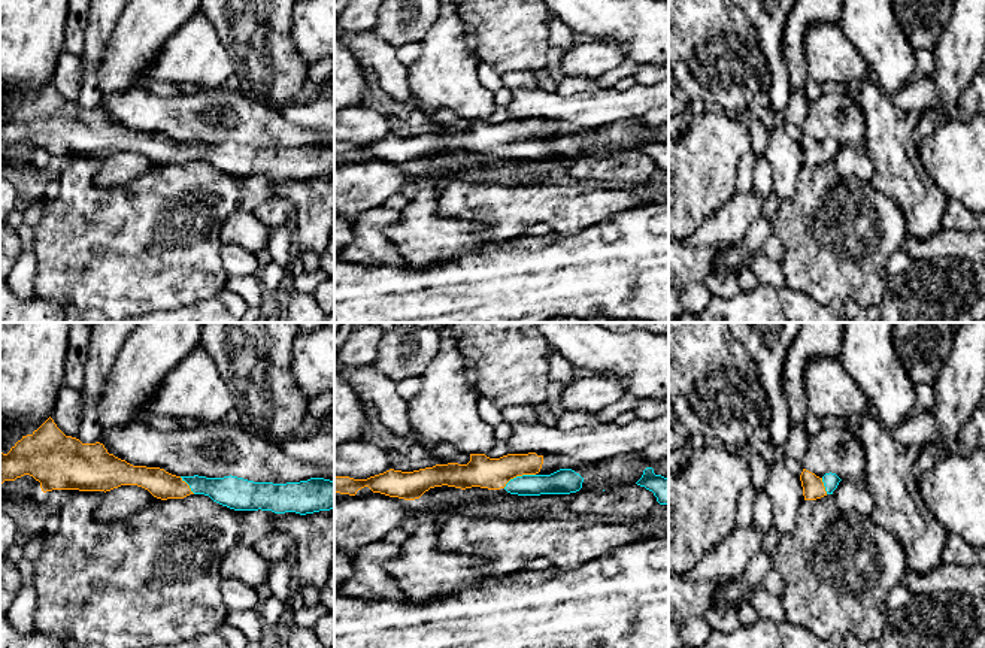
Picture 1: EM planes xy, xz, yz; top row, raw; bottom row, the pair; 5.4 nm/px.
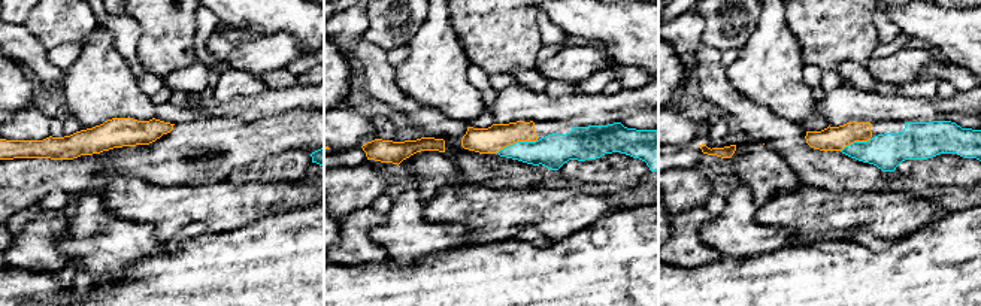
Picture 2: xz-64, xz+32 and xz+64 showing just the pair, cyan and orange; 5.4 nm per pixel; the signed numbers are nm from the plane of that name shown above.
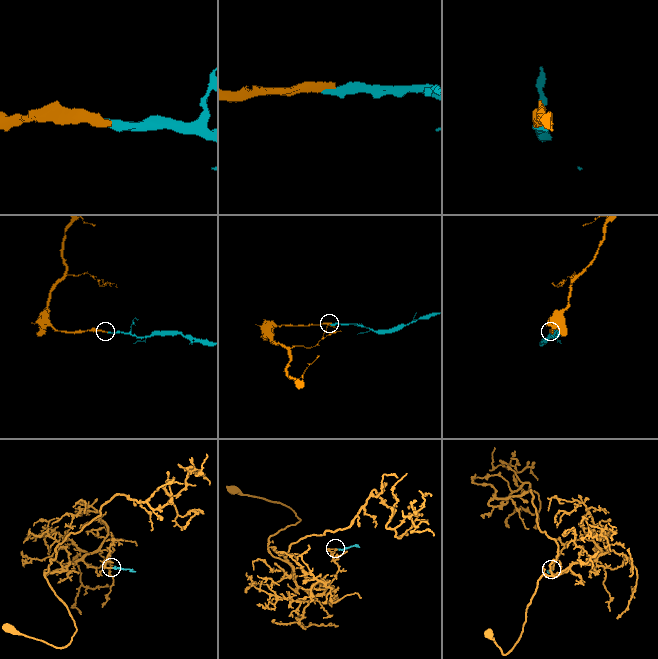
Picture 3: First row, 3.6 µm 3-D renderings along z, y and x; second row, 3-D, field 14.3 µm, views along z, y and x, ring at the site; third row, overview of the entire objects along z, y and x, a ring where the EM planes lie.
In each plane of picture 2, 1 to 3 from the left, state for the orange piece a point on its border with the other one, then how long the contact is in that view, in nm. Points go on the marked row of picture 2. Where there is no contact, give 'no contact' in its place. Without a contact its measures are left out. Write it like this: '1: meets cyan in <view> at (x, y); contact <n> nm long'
1: no contact
2: meets cyan in xz+32 at (517, 142); contact 220 nm long
3: meets cyan in xz+64 at (856, 142); contact 180 nm long

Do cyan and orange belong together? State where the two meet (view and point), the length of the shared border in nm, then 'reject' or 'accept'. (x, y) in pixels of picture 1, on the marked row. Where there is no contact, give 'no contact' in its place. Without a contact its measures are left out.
meets cyan in xz at (518, 477); contact 190 nm long; accept

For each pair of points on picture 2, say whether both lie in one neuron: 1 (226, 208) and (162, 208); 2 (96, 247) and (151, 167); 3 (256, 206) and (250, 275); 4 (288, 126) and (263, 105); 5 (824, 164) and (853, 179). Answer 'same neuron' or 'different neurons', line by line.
1: same neuron
2: different neurons
3: different neurons
4: different neurons
5: same neuron

